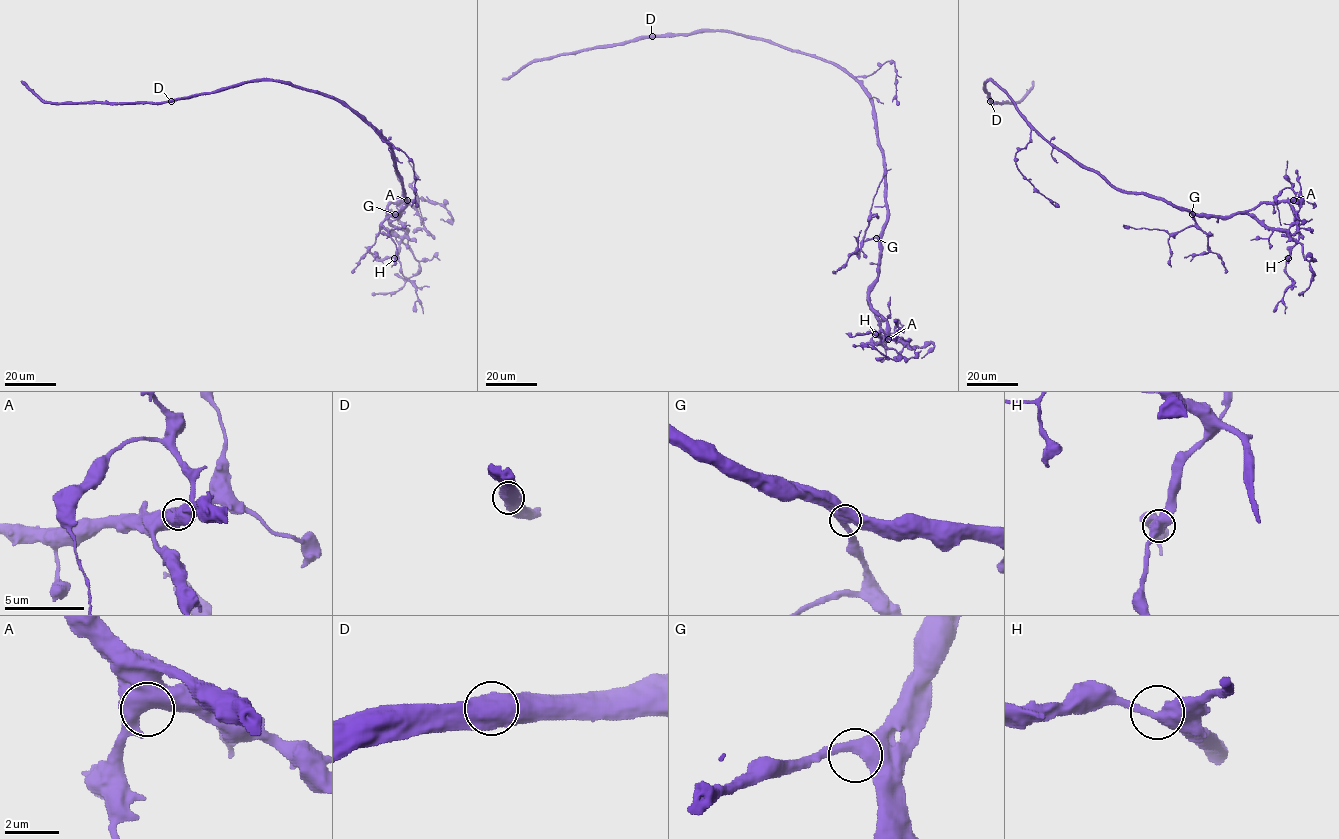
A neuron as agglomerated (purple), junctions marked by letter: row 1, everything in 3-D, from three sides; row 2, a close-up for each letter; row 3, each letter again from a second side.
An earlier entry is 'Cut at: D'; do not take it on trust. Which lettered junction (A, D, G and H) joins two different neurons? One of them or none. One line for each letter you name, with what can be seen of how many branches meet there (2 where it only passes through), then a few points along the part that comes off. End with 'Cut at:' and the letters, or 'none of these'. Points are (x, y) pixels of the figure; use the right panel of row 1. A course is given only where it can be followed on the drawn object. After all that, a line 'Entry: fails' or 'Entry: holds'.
Cut at: none of these
Entry: fails

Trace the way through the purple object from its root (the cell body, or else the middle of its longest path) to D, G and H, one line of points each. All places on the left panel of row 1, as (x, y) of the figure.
D: (378, 134), (338, 101), (276, 80), (239, 84), (170, 101)
G: (378, 134), (391, 149), (405, 198), (405, 205), (395, 214)
H: (378, 134), (391, 149), (405, 198), (397, 216), (388, 214), (392, 225), (405, 229), (394, 258)

